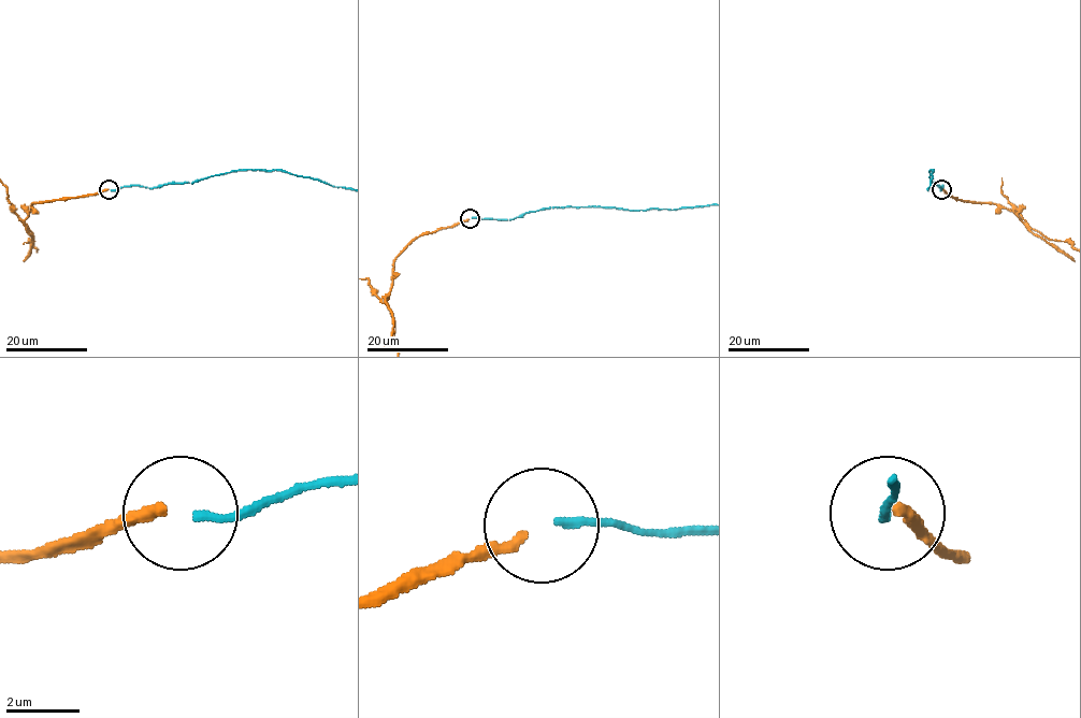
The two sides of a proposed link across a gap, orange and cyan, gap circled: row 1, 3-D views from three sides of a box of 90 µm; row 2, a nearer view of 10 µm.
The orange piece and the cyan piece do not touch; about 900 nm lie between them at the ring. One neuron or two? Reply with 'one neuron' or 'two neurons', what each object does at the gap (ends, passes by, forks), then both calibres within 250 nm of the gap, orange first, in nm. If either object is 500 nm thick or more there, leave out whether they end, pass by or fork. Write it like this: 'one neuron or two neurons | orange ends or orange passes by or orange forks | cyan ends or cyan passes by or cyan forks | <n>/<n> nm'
two neurons | orange ends | cyan ends | 280/240 nm

